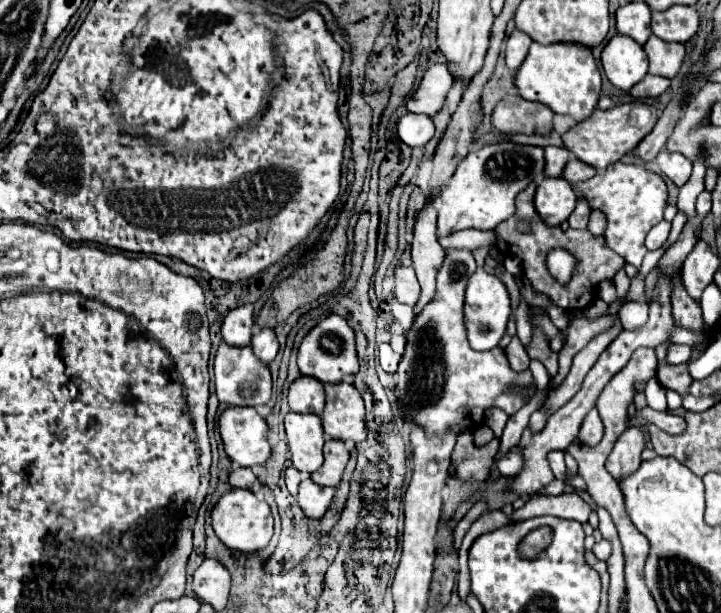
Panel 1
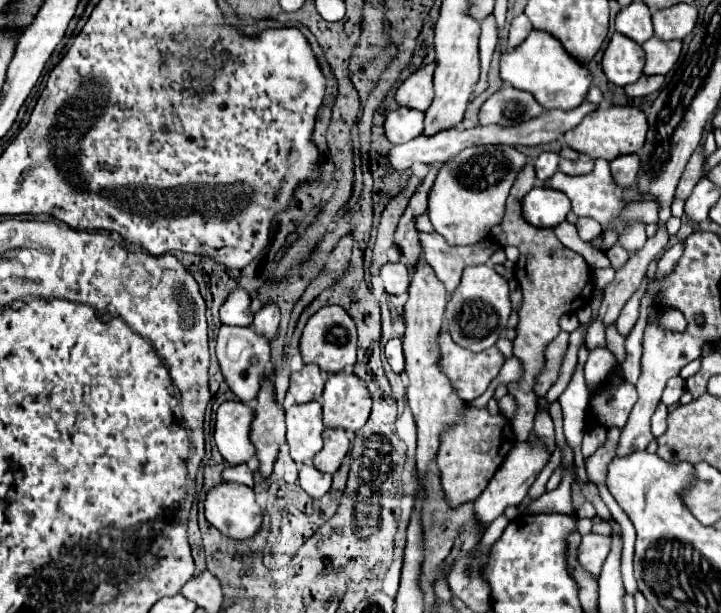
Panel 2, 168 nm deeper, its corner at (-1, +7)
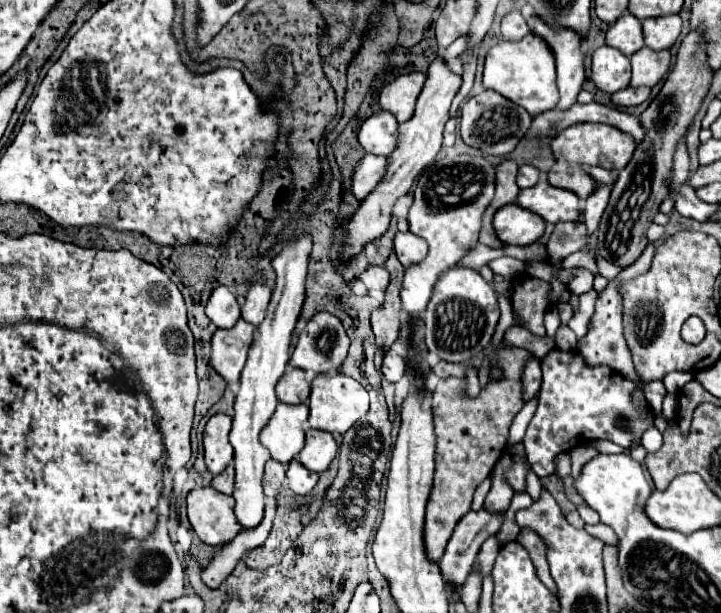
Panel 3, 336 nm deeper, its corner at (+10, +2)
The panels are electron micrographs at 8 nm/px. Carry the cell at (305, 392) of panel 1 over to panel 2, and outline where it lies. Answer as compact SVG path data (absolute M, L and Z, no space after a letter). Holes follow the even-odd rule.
M304 365L300 371L290 375L290 395L296 399L296 403L308 403L318 401L322 397L324 389L324 375L316 365Z

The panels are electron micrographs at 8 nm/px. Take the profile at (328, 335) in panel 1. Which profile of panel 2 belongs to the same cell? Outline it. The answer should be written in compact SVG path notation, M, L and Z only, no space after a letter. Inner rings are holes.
M338 305L322 307L314 313L302 333L300 353L304 363L316 363L326 373L338 373L348 365L356 363L356 325L352 317Z

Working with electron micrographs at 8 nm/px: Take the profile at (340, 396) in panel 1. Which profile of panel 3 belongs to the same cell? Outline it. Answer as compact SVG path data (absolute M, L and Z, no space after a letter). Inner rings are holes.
M337 372L337 374L321 374L313 378L313 390L309 398L309 426L319 428L331 434L345 434L359 418L363 418L369 410L367 390L353 378Z

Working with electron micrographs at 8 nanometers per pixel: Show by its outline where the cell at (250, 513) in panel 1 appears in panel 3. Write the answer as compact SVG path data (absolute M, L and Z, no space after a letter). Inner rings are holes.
M211 486L189 492L187 516L197 536L211 546L225 544L241 532L241 524L235 516L235 498Z

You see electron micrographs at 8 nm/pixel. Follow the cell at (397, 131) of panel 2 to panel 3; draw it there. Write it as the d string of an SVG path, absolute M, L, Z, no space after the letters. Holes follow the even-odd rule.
M385 110L369 116L359 130L359 142L369 154L389 156L397 148L397 140L399 122L397 118L393 118L393 114Z

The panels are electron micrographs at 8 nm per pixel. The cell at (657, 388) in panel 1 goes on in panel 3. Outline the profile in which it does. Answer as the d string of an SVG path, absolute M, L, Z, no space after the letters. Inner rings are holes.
M651 424L651 428L645 430L643 438L641 438L641 446L647 450L647 452L655 452L659 446L661 446L661 432L655 428L655 424Z

